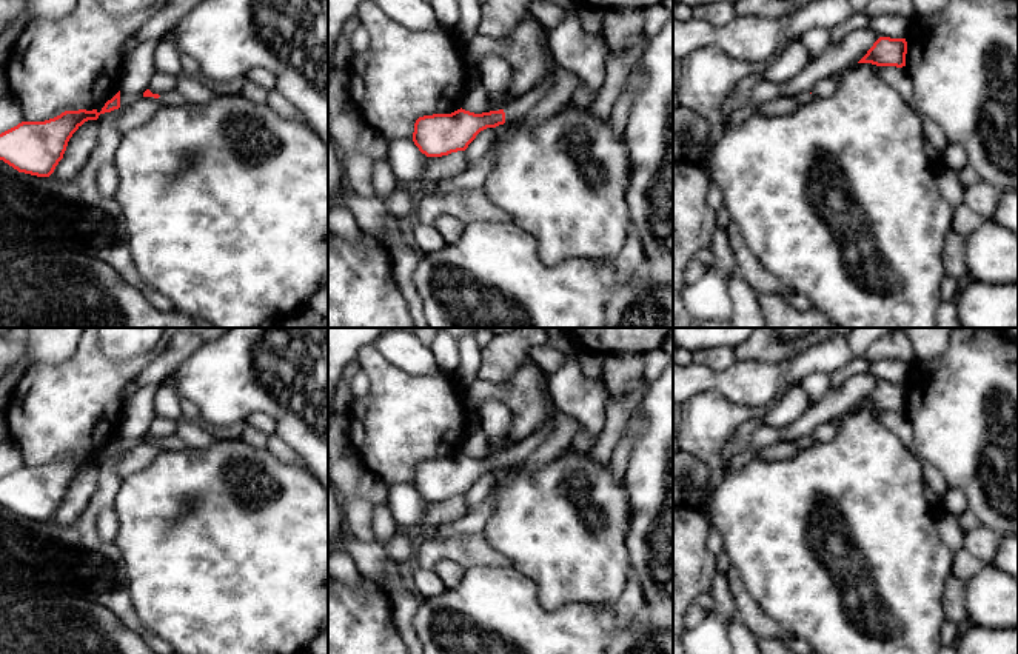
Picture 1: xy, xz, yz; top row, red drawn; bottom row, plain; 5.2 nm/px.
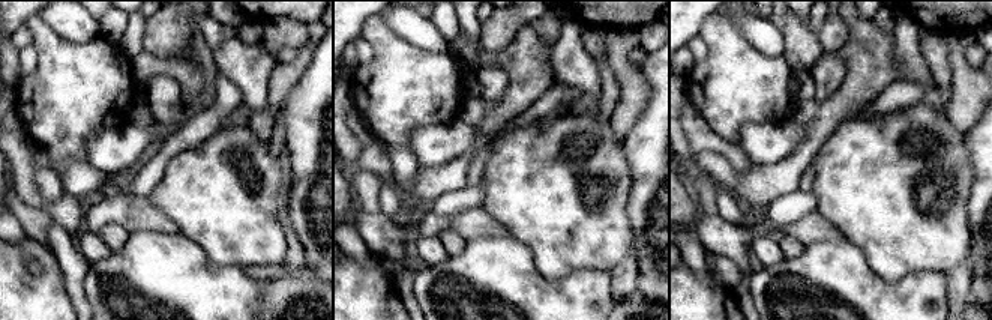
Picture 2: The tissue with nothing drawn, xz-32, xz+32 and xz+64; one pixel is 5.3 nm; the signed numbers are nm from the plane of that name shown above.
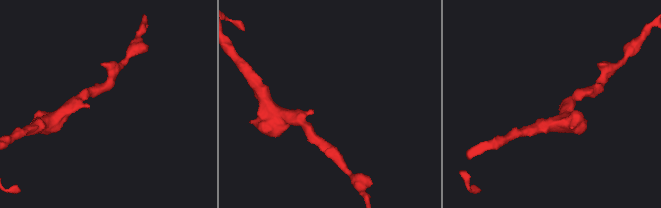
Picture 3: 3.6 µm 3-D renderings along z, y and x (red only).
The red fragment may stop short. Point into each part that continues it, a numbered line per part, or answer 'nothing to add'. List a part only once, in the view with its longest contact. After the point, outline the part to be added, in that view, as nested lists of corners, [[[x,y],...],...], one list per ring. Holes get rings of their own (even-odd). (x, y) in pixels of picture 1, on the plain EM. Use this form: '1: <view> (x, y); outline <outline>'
1: xz (519, 451); outline [[[551,415],[541,429],[504,452],[505,468],[522,462],[533,449],[541,446],[554,432],[554,429],[556,420]]]

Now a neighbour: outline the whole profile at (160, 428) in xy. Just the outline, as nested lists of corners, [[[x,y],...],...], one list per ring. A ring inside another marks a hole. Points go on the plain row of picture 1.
[[[156,417],[148,429],[152,439],[166,439],[176,434],[179,420]]]

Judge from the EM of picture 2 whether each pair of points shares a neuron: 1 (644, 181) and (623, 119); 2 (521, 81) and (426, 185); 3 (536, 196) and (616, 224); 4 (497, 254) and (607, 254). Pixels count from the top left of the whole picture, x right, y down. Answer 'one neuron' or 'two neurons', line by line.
1: two neurons
2: one neuron
3: one neuron
4: two neurons

